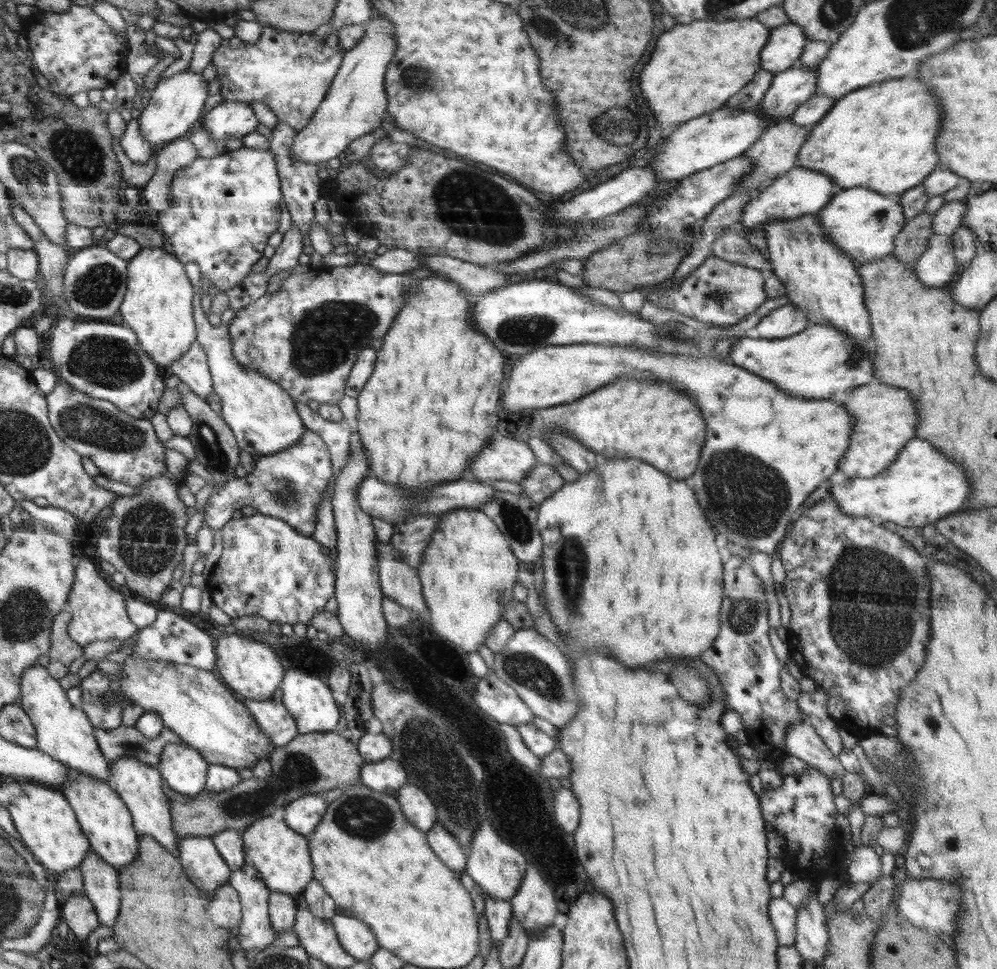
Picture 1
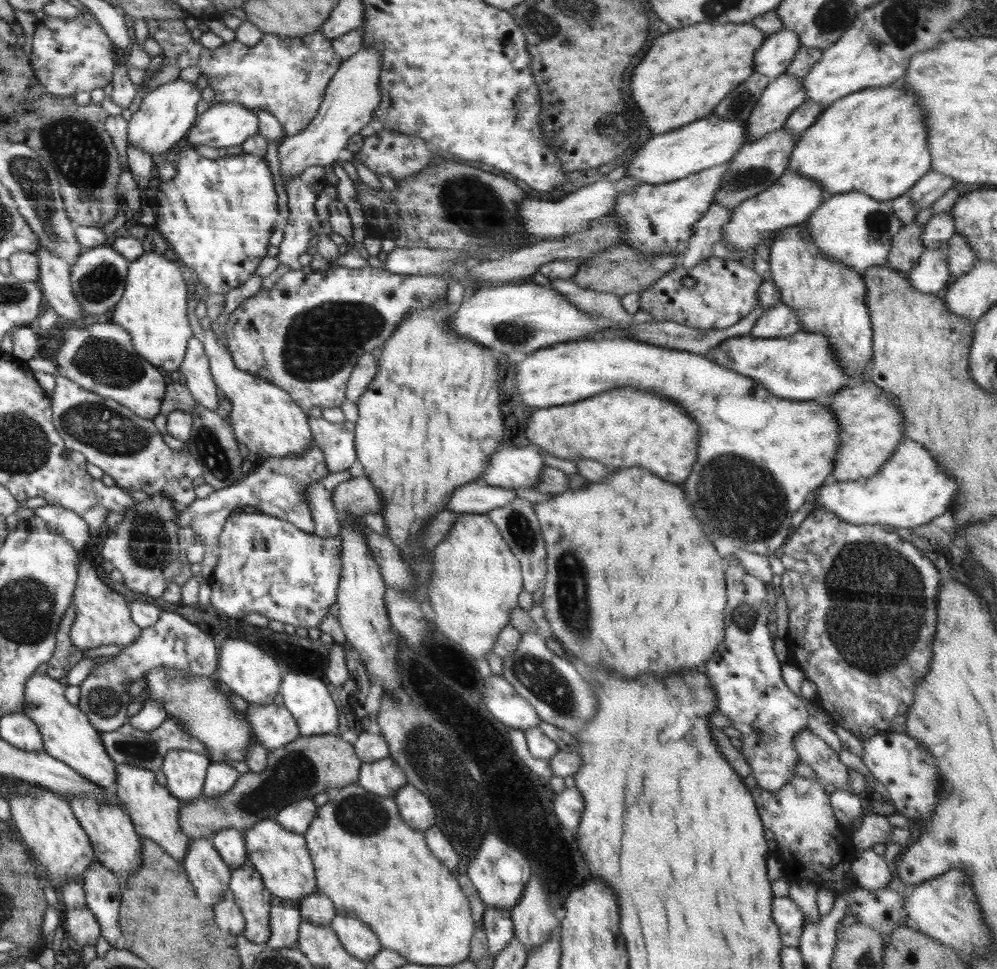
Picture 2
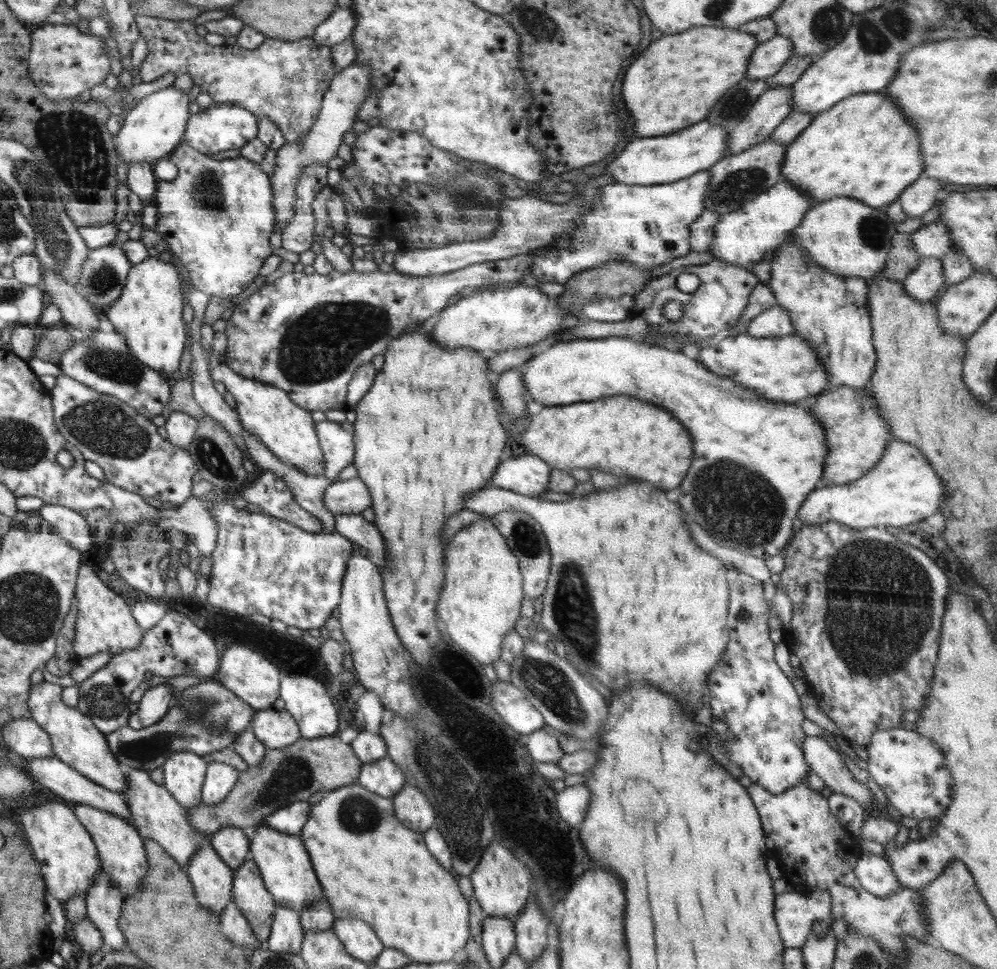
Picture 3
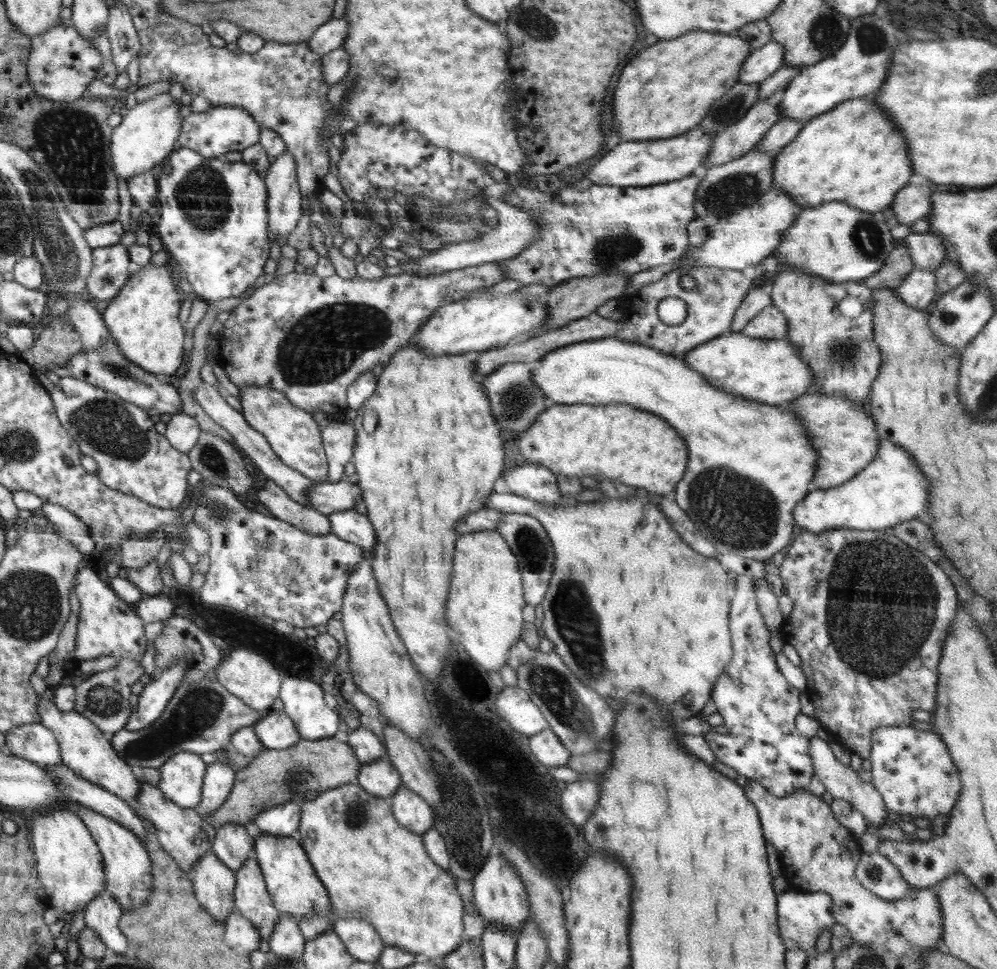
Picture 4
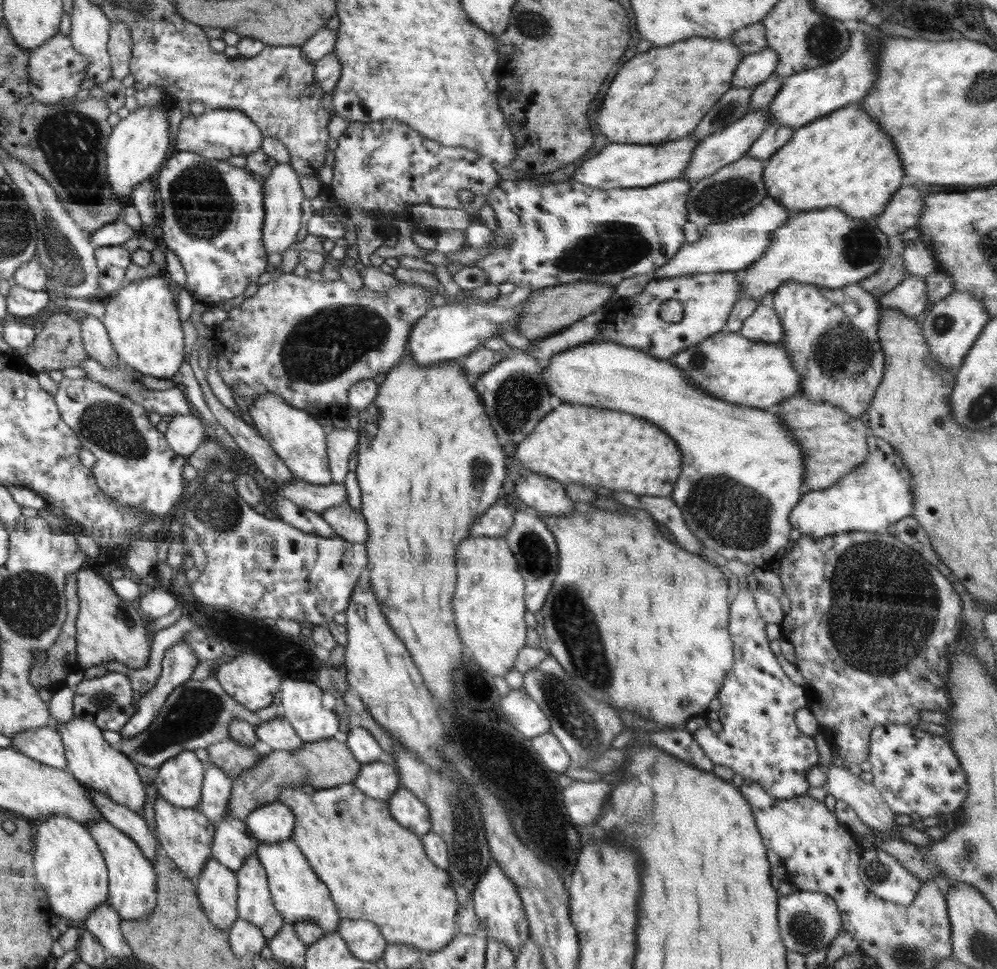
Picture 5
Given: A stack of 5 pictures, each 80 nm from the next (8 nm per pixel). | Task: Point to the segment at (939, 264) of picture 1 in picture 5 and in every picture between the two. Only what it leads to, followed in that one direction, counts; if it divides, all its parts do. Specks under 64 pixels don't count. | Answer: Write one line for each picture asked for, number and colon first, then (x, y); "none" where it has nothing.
2: (931, 274)
3: (924, 281)
4: (917, 290)
5: (909, 296)

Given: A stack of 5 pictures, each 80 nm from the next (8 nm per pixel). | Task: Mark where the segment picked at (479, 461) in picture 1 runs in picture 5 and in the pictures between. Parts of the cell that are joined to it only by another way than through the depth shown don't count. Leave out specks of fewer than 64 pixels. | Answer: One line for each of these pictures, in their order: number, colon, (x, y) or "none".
2: (514, 467)
3: (528, 475)
4: (534, 481)
5: (546, 495)

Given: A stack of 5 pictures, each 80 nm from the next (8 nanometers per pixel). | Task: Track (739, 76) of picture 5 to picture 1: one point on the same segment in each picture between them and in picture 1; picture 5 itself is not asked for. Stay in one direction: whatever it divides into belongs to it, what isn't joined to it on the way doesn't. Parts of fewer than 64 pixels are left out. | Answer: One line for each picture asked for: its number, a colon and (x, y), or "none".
1: (785, 44)
2: (771, 59)
3: (767, 59)
4: (761, 63)

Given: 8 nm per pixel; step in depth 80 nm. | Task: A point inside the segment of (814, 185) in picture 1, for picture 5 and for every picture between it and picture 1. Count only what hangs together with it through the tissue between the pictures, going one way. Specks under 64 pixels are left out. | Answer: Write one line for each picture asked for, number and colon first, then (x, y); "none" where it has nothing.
2: (790, 200)
3: (743, 237)
4: (743, 239)
5: (730, 246)

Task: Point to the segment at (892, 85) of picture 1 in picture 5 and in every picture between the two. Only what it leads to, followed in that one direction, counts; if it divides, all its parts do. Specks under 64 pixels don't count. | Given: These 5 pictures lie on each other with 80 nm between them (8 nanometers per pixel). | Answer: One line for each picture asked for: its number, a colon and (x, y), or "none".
2: (874, 141)
3: (863, 147)
4: (853, 153)
5: (841, 159)

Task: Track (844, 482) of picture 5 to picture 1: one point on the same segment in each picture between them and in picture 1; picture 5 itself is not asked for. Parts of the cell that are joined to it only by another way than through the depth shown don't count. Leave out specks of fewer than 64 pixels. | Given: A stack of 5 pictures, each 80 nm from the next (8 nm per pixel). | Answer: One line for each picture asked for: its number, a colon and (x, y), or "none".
1: (921, 486)
2: (910, 489)
3: (901, 488)
4: (891, 489)

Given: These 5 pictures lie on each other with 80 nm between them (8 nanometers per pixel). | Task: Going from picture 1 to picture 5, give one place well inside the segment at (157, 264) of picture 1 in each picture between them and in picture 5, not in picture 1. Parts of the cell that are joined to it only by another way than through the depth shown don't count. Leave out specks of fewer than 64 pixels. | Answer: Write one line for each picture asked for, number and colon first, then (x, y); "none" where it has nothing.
2: (153, 310)
3: (148, 314)
4: (143, 319)
5: (142, 323)

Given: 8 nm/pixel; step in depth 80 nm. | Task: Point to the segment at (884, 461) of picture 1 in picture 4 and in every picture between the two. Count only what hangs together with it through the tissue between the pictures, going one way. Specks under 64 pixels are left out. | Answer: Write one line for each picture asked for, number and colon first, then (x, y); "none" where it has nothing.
2: (871, 426)
3: (856, 435)
4: (843, 434)

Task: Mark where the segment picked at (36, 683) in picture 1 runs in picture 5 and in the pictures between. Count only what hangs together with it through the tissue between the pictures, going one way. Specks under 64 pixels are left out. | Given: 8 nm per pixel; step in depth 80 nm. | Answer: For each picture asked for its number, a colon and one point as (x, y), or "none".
2: (68, 734)
3: (77, 741)
4: (86, 749)
5: (93, 762)

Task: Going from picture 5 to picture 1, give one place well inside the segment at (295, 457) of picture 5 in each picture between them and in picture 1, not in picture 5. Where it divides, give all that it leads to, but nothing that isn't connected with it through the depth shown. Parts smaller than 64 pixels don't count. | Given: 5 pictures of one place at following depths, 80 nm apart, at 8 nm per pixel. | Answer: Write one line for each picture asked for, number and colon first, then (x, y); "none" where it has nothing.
1: (263, 418)
2: (264, 416)
3: (268, 412)
4: (295, 435)

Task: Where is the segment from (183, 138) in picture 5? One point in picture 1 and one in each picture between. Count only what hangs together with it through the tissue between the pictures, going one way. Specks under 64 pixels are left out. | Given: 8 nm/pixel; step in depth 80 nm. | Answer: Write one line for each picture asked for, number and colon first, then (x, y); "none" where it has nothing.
1: (229, 119)
2: (223, 125)
3: (223, 127)
4: (220, 130)

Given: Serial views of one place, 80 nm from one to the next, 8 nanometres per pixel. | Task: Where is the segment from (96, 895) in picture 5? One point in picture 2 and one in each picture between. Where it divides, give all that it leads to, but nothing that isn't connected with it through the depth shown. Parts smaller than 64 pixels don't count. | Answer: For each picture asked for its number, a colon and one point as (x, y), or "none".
2: (46, 822)
3: (67, 852)
4: (71, 867)

